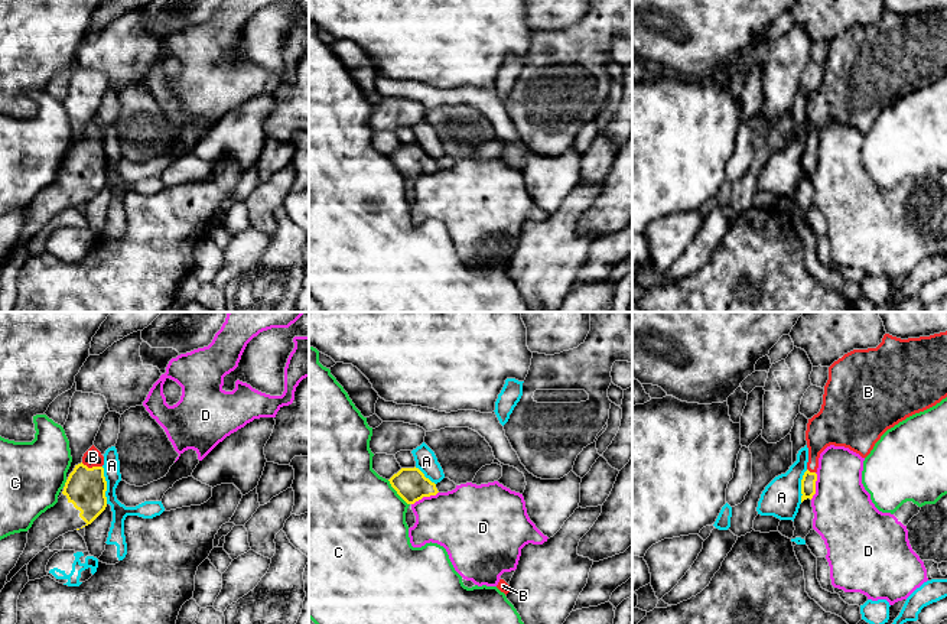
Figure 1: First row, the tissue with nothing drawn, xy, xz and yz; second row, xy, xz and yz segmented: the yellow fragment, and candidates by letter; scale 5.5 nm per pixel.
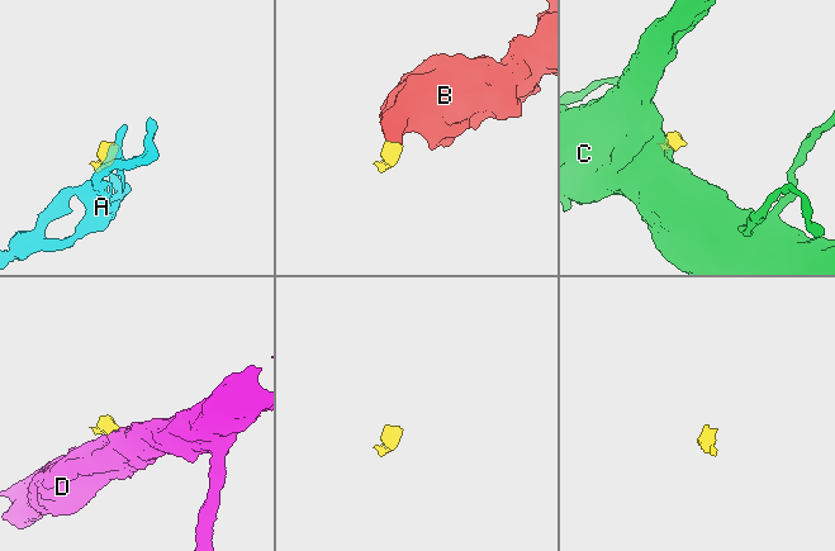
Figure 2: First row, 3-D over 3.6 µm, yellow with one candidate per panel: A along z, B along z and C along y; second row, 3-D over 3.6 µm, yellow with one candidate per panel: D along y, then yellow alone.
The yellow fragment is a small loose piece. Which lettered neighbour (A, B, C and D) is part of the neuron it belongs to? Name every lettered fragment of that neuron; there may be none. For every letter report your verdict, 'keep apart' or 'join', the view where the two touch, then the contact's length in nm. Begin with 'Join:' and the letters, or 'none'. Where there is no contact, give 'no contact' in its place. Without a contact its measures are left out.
Join: B
A: keep apart; contact in xy; length 220 nm
B: join; contact in xy; length 120 nm
C: keep apart; contact in xz; length 190 nm
D: keep apart; contact in xz; length 170 nm

